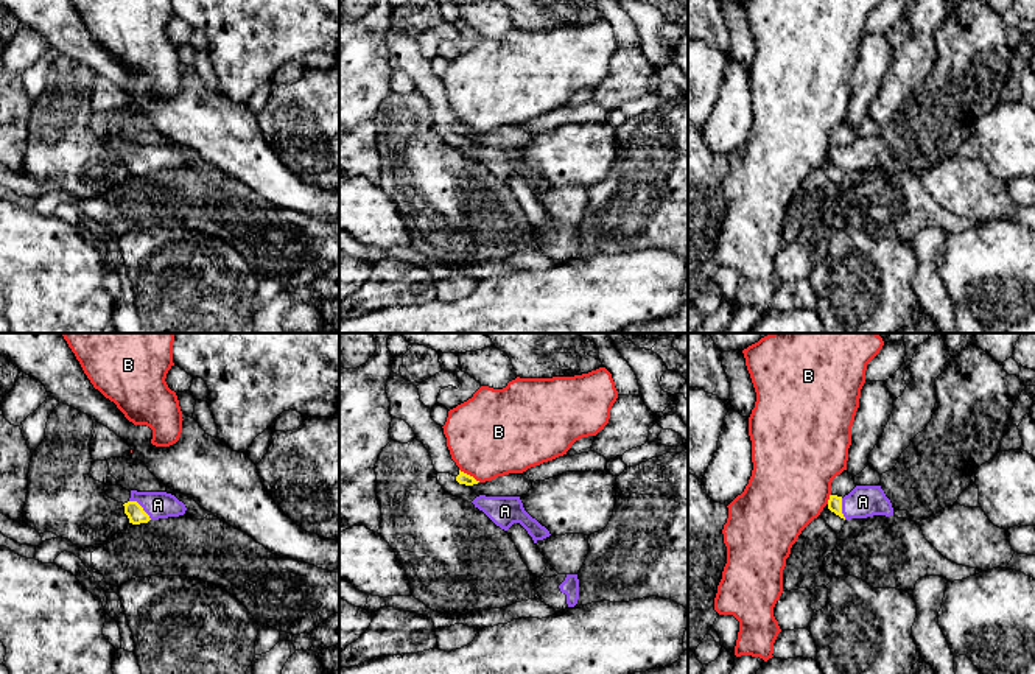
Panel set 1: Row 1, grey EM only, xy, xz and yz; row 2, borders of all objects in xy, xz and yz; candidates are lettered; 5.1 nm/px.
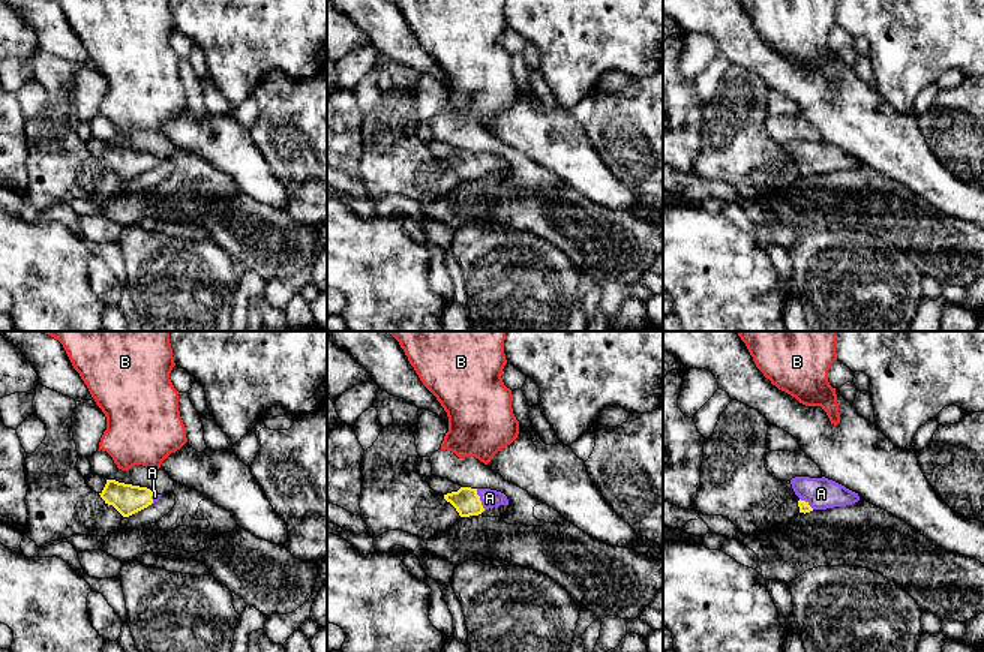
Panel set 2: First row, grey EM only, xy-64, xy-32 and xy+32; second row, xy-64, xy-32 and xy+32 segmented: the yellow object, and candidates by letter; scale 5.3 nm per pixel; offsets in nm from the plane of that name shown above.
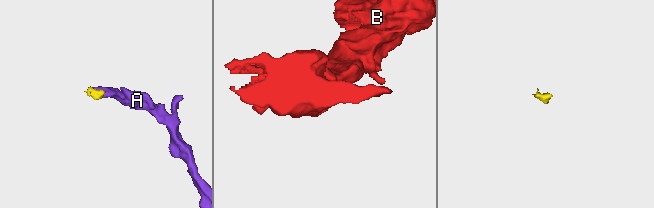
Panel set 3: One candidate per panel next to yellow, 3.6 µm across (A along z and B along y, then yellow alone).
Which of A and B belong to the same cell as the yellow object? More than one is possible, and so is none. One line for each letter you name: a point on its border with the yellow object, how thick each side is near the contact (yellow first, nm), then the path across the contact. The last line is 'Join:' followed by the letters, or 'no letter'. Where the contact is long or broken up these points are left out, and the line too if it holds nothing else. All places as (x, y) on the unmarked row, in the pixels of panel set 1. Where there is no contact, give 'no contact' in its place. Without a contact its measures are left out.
A: contact xy (142, 159); calibres 90 and 140 nm; way xy (136, 165), (142, 159), (157, 156)
Join: A

